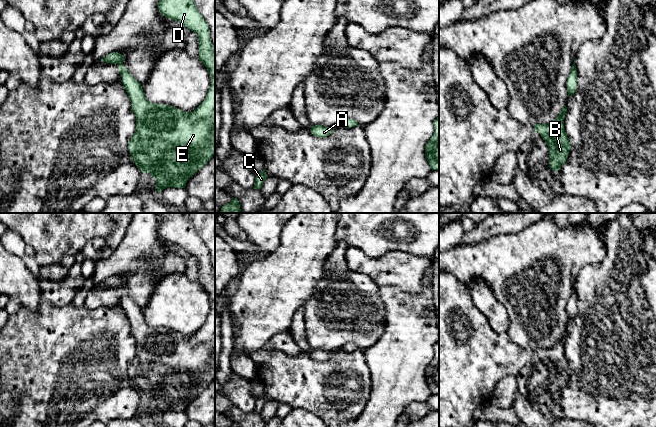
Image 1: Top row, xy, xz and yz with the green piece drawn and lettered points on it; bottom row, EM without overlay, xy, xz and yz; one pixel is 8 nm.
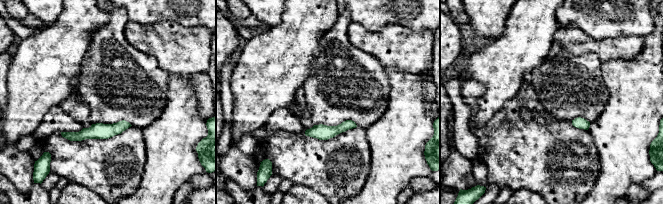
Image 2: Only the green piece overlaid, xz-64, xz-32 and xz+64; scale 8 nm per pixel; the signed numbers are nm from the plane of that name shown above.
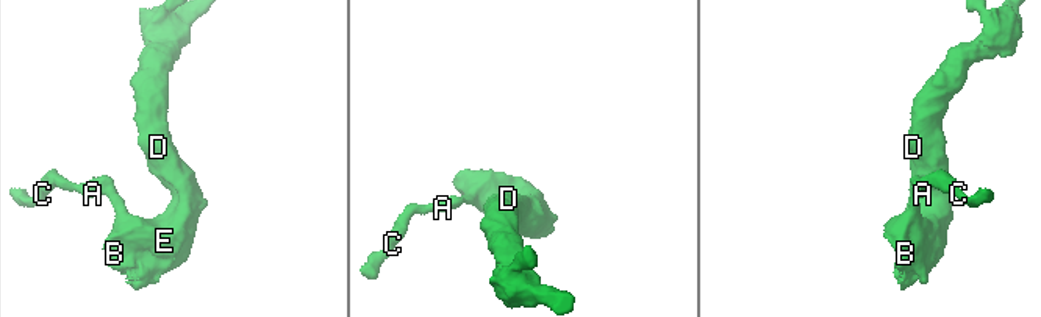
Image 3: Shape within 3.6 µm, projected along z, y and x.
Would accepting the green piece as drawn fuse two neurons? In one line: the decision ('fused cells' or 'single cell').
single cell

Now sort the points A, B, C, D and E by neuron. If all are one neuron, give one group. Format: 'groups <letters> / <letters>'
groups A B C D E

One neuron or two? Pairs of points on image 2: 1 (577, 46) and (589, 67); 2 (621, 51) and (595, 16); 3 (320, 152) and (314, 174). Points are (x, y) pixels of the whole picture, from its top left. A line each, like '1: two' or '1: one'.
1: two
2: two
3: one

